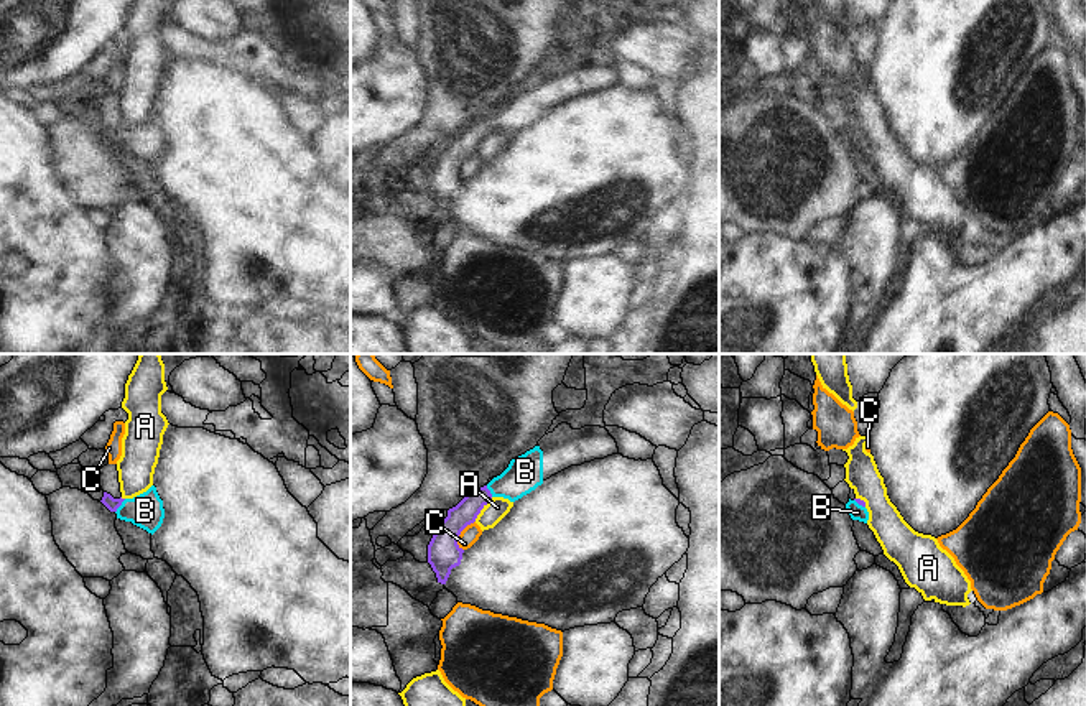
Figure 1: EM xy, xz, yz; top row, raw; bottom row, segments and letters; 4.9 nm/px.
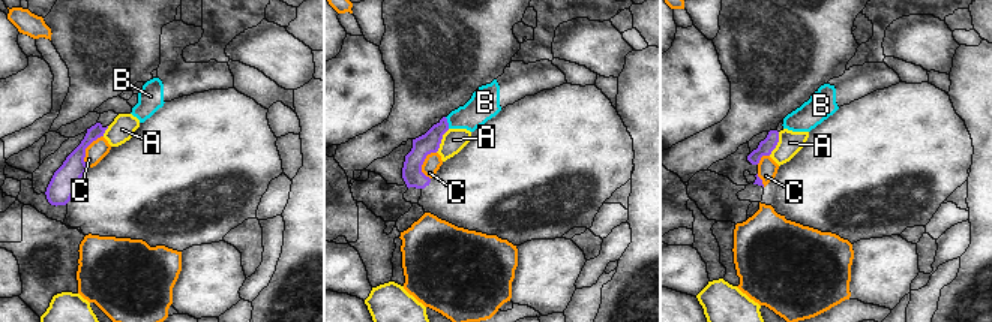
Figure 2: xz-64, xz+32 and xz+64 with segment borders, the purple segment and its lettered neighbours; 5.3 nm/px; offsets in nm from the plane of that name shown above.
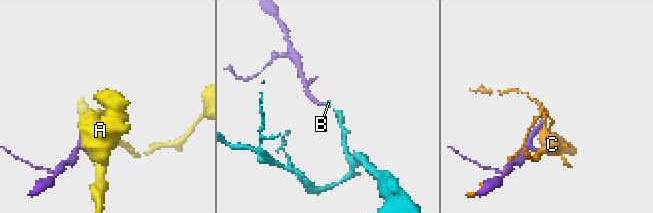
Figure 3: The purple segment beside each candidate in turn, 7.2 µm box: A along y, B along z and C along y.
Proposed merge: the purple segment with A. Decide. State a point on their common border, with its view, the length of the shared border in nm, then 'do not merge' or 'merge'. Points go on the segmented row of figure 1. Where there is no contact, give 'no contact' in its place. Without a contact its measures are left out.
contact xz (482, 507); length 150 nm; do not merge

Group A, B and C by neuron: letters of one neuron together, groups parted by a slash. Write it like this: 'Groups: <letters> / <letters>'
Groups: A / B / C.

